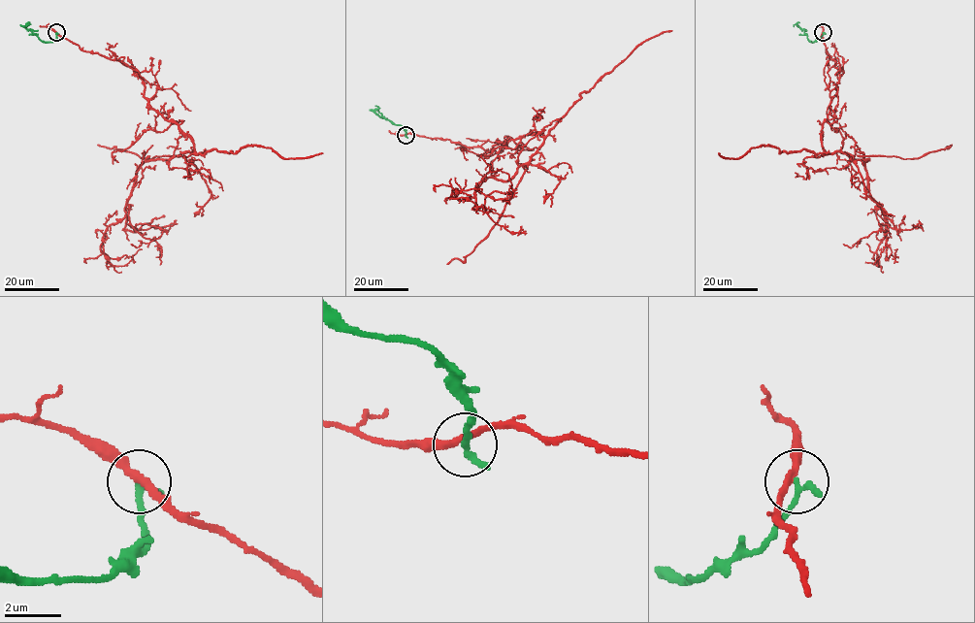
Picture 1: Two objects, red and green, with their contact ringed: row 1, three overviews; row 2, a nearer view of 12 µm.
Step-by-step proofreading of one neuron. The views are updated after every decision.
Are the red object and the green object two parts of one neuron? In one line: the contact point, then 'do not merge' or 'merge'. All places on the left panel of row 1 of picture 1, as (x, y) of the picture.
at (56, 32); do not merge

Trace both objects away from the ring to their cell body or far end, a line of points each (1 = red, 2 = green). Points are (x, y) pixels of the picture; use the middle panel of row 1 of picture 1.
1: (405, 135), (491, 151), (543, 136), (509, 180), (480, 181), (485, 212), (512, 189), (481, 155)
2: (405, 135), (402, 126), (377, 114), (374, 111), (378, 108), (374, 105)

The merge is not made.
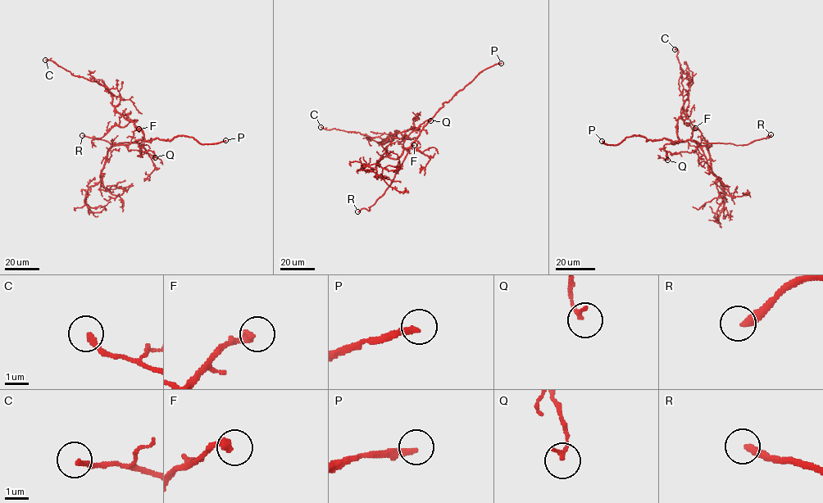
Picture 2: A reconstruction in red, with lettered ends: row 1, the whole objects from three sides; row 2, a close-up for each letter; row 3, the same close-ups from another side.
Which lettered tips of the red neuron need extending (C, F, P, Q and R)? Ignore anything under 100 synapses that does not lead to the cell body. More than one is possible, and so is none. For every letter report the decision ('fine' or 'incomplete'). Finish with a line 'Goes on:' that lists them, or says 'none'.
C: fine
F: fine
P: incomplete
Q: fine
R: incomplete
Goes on: P, R

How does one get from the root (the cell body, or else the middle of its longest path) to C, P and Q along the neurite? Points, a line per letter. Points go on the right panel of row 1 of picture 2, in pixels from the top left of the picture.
C: (696, 142), (681, 141), (677, 134), (677, 121), (683, 112), (690, 83), (680, 68), (678, 50), (675, 49)
P: (696, 142), (665, 138), (646, 141), (645, 138), (634, 135), (616, 145), (602, 141)
Q: (696, 142), (700, 146), (691, 152), (667, 152), (667, 160)

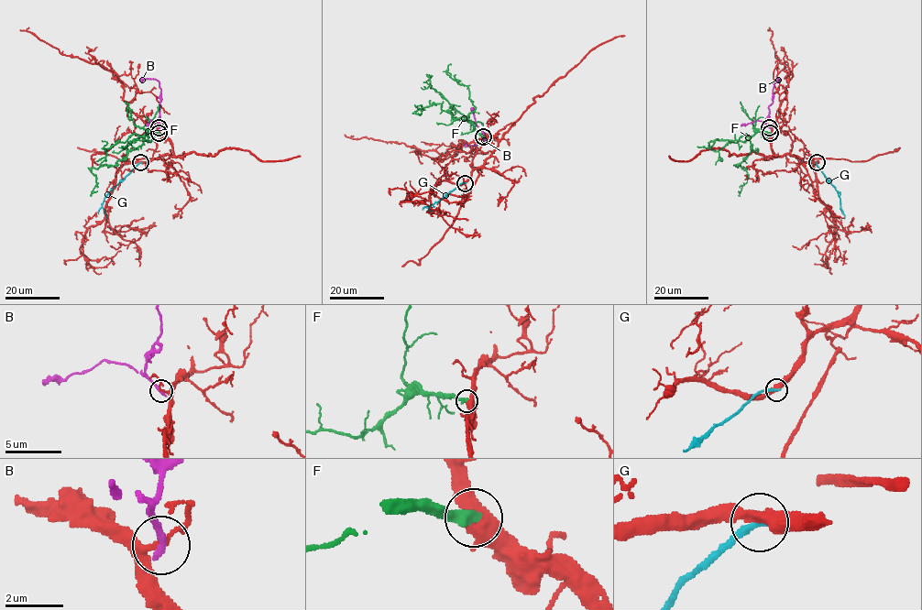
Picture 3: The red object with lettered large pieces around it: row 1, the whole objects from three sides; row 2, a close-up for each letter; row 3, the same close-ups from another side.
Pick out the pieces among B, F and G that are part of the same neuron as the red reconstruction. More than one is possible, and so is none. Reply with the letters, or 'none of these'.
F

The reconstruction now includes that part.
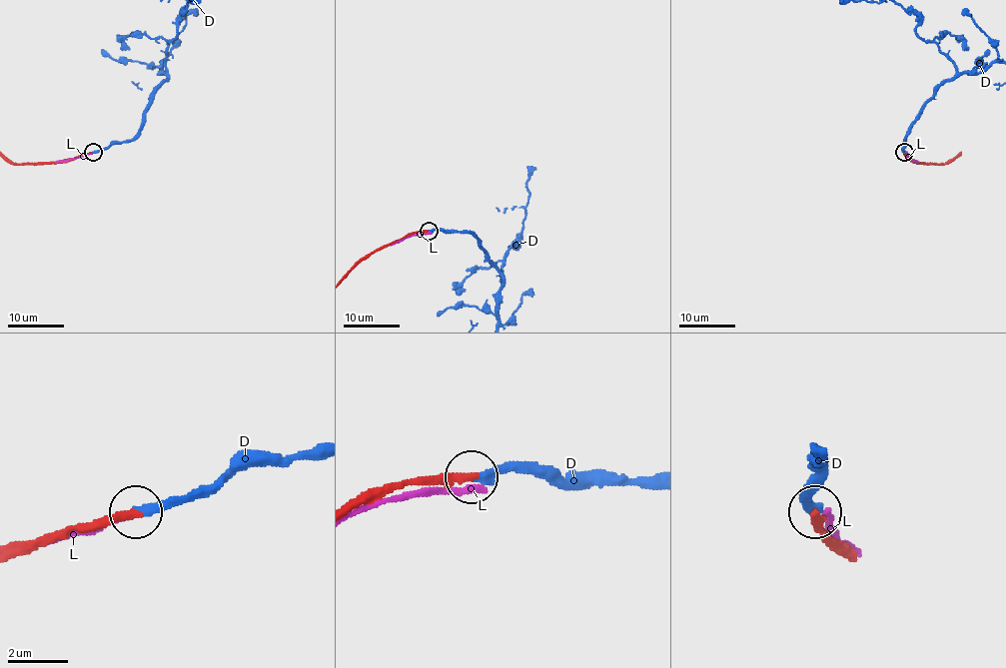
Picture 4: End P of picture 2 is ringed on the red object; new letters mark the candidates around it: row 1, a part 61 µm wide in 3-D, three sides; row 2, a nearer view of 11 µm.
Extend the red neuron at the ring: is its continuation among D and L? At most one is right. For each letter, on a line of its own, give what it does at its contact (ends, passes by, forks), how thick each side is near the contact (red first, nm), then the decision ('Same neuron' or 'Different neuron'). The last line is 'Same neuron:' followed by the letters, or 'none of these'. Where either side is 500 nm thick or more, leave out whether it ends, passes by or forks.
D: It ends there. Thickness 280 nm (red) against 280 nm. Same neuron
L: It passes by. Thickness 360 nm (red) against 200 nm. Different neuron
Same neuron: D

